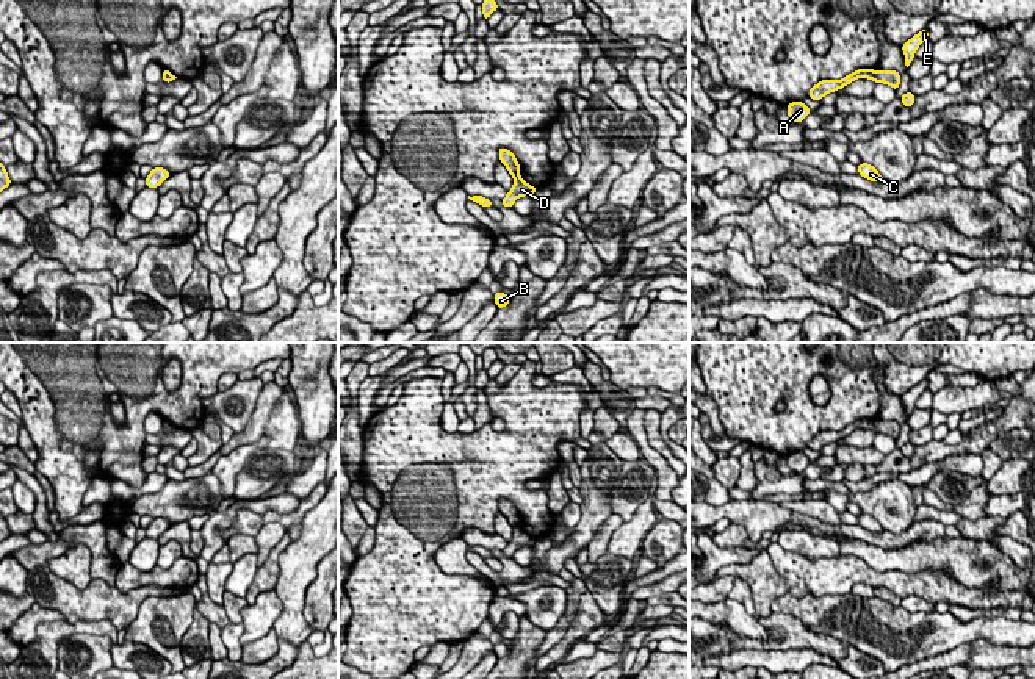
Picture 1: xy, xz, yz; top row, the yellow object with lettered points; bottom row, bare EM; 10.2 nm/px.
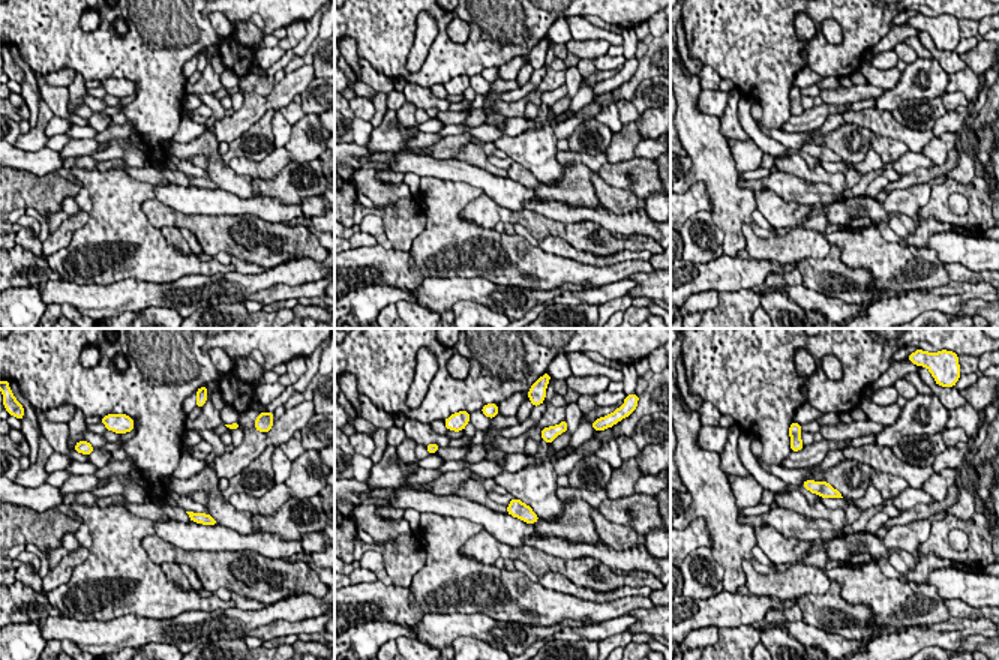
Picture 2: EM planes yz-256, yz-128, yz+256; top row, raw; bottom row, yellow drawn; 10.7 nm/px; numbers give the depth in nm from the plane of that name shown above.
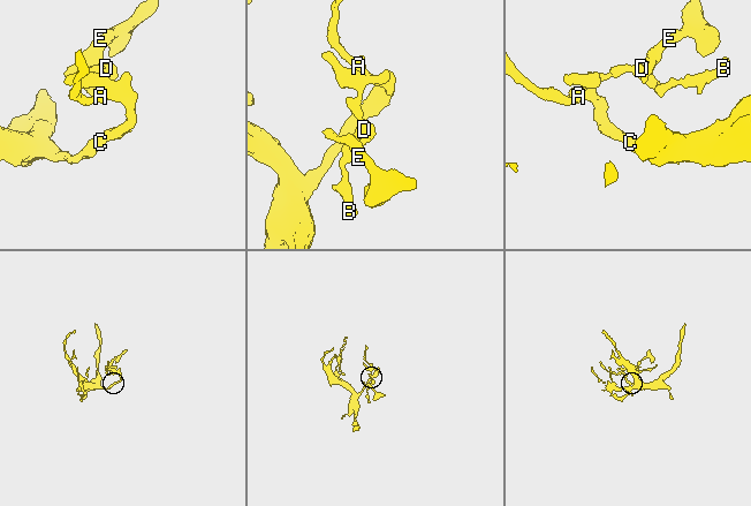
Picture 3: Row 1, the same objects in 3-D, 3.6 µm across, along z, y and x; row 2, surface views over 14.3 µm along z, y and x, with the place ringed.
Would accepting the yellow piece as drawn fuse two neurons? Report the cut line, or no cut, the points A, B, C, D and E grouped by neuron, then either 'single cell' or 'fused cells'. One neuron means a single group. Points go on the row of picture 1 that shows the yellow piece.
cut in yz along (872, 71), (874, 79); A C / B D E; fused cells

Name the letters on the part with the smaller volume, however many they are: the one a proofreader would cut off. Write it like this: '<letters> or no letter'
B, D, E

